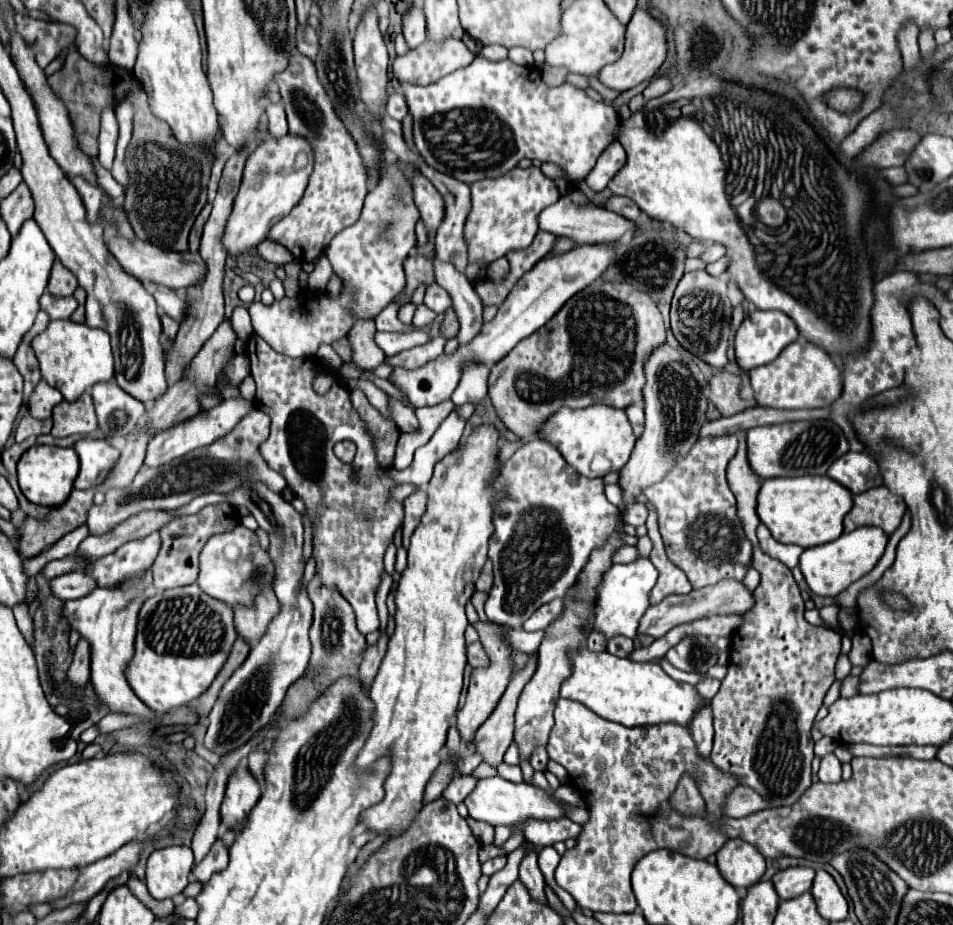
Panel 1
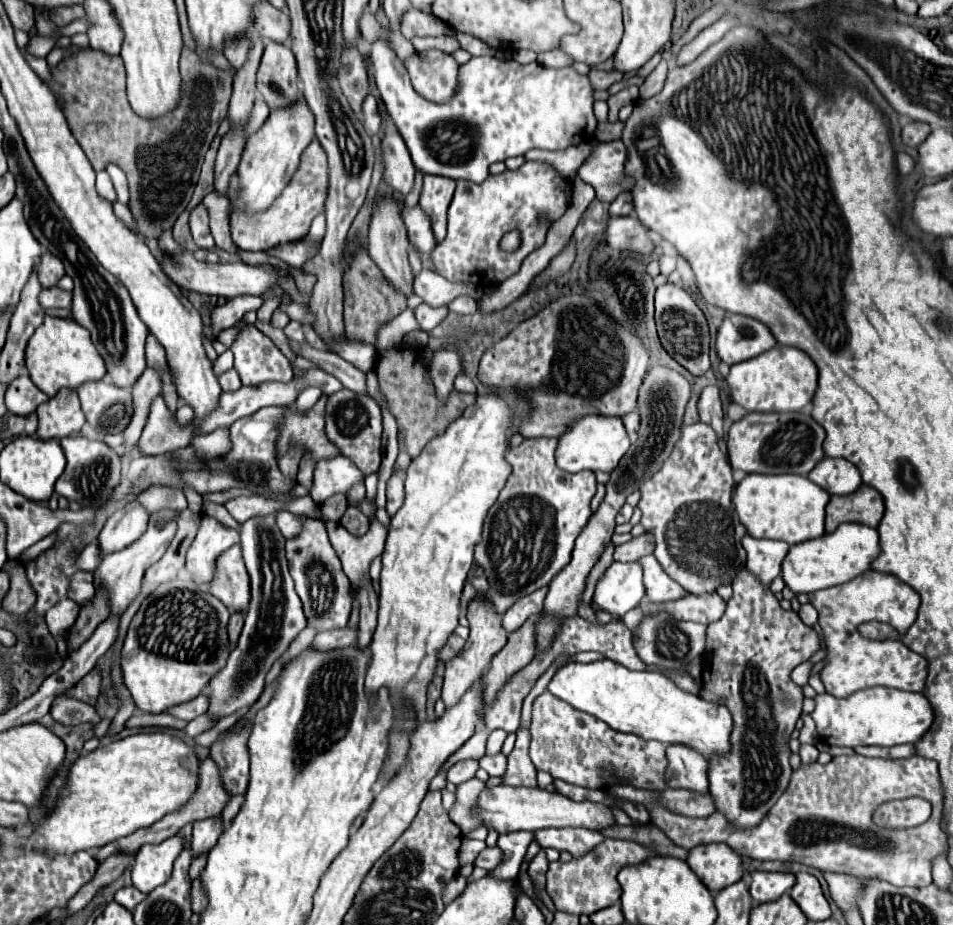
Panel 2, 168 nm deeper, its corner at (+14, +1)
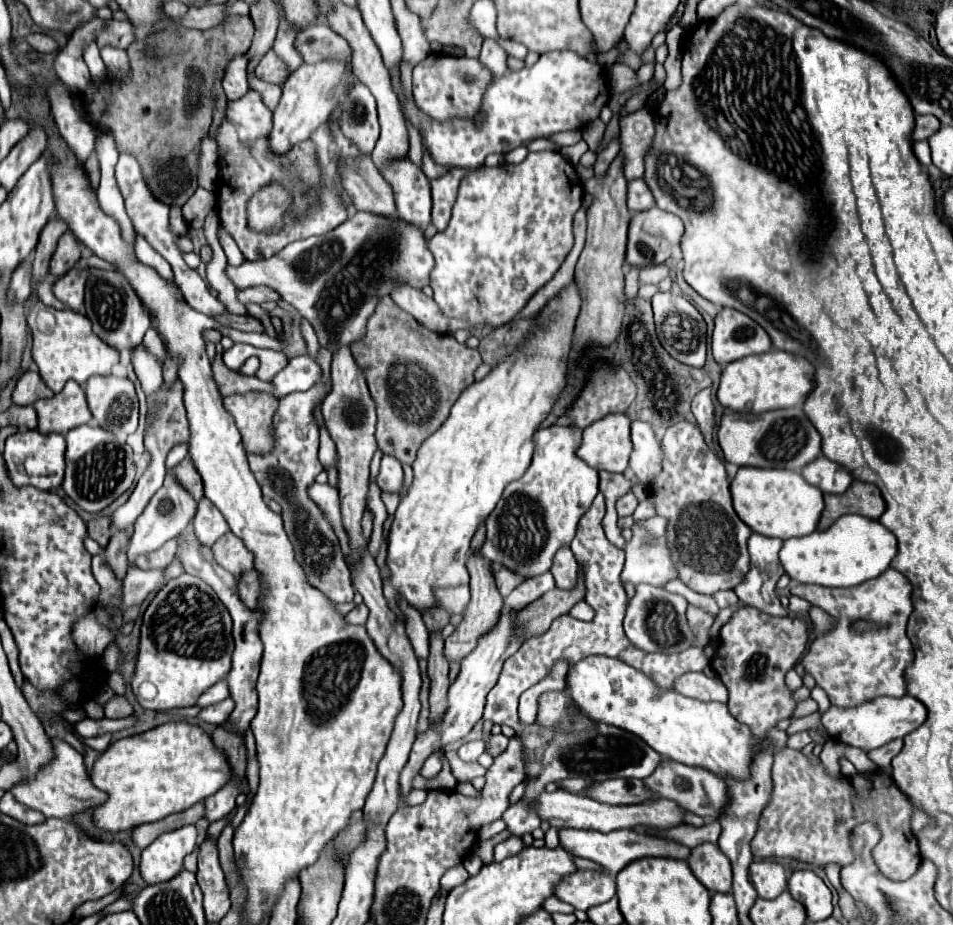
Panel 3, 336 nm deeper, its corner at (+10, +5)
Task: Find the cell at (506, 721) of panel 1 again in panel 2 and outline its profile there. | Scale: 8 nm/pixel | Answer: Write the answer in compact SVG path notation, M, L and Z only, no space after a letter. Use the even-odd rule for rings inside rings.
M533 615L533 619L527 619L525 625L509 635L507 645L493 657L491 669L483 677L483 695L481 695L481 727L485 719L485 707L497 699L497 691L505 687L505 683L521 671L521 667L529 665L535 655L535 621L541 615Z

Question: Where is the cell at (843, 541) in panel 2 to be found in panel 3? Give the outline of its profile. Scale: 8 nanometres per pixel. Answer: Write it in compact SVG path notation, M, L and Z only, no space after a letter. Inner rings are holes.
M843 515L829 529L787 539L779 551L785 573L799 583L823 587L853 587L881 575L897 555L897 539L879 521L863 515Z

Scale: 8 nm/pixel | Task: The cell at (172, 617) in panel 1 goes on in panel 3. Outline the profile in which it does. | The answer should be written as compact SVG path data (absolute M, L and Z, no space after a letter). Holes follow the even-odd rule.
M183 573L159 589L143 615L141 645L131 689L145 709L169 711L191 707L205 689L229 673L231 653L233 635L227 607L221 605L205 581Z

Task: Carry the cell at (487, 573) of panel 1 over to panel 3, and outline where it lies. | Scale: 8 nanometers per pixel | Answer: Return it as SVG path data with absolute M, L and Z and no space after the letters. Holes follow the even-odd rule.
M493 563L493 575L497 581L497 589L503 597L507 597L519 583L521 583L521 575L513 575L513 571L509 571L507 567L501 567L501 563Z

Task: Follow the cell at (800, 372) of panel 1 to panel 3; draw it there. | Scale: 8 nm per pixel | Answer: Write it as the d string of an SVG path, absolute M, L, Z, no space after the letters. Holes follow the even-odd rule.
M769 351L761 355L751 355L729 363L723 369L721 383L717 389L717 401L731 411L745 413L765 413L779 407L799 405L807 393L813 389L813 367L795 355L785 351Z

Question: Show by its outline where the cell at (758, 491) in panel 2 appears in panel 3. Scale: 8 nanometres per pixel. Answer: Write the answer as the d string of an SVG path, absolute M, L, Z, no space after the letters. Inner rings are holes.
M741 467L731 481L731 497L735 513L751 531L783 541L789 537L805 537L815 531L823 511L823 493L789 469Z

